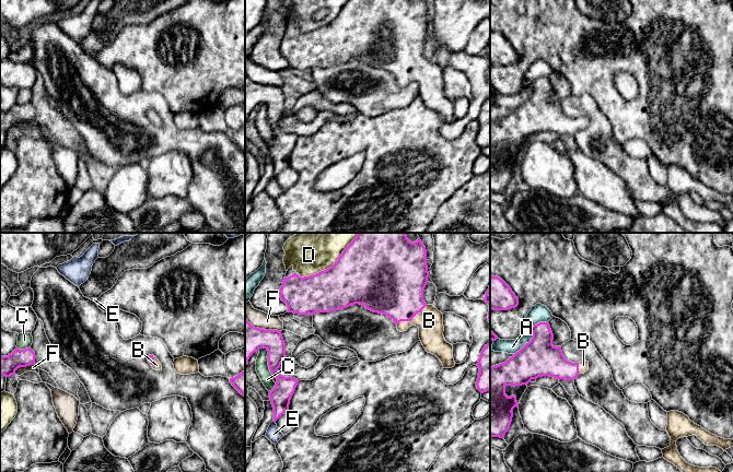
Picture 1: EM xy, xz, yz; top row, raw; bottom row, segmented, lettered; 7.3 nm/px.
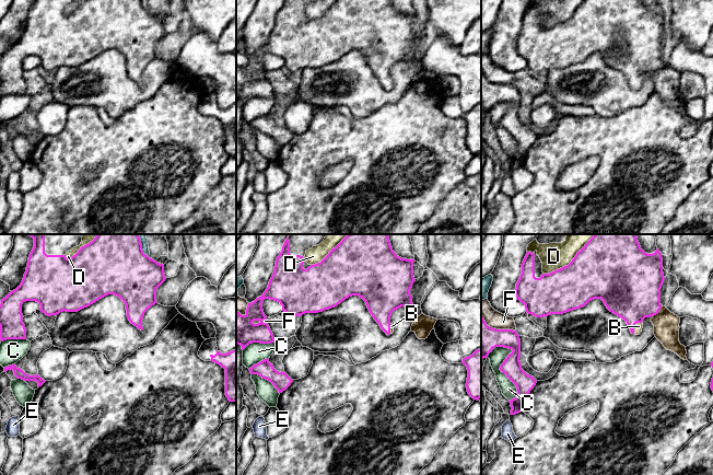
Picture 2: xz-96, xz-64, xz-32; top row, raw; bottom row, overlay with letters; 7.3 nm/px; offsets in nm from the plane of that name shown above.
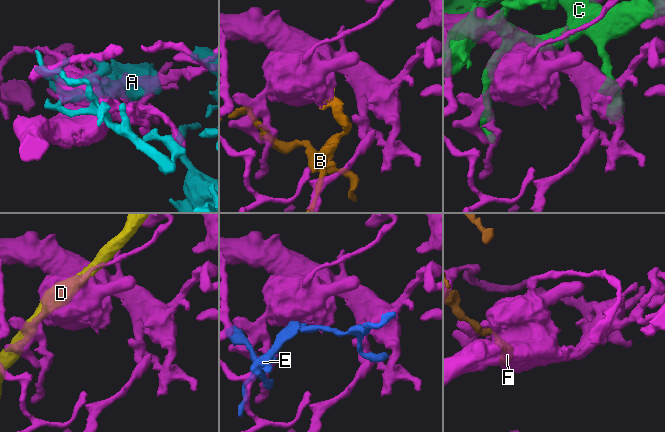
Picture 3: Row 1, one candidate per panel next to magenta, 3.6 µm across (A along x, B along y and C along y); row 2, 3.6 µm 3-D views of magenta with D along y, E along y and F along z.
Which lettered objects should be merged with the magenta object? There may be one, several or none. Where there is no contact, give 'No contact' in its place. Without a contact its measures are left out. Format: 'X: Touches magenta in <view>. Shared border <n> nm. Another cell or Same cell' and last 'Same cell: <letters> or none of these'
A: Touches magenta in yz. Shared border 220 nm. Another cell
B: Touches magenta in xz. Shared border 280 nm. Same cell
C: Touches magenta in xz. Shared border 240 nm. Another cell
D: Touches magenta in xz. Shared border 550 nm. Another cell
E: No contact. Another cell
F: Touches magenta in xy. Shared border 170 nm. Another cell
Same cell: B

